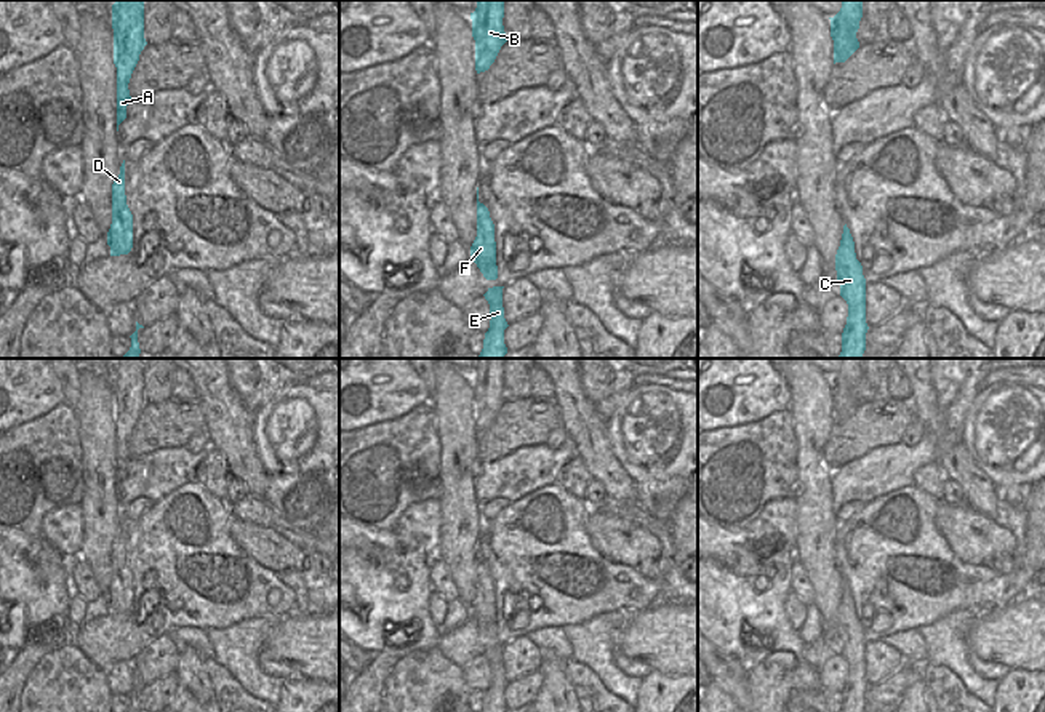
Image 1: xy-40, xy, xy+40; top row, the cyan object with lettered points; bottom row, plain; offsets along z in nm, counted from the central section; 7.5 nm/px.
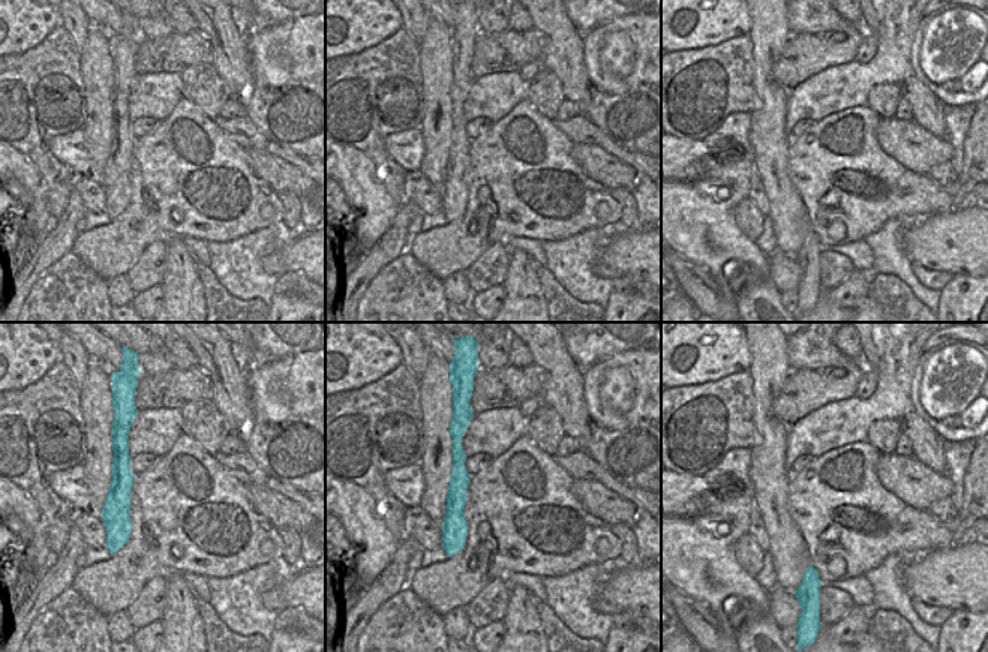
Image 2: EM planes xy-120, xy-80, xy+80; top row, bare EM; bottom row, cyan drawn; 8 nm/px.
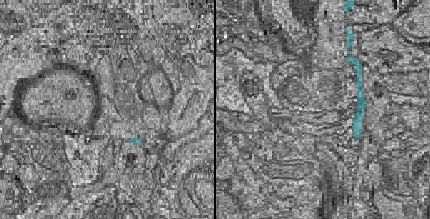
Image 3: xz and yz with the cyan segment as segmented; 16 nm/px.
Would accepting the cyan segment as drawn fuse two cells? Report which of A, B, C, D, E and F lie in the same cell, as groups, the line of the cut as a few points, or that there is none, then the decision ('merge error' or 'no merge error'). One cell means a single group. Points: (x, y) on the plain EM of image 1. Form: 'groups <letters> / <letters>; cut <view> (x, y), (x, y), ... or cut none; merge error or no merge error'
groups A B C D E F; cut none; no merge error

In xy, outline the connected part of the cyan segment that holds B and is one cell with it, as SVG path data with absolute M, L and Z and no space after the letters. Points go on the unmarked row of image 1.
M477 358L477 366L470 371L477 432L490 427L501 405L507 400L502 376L504 358Z

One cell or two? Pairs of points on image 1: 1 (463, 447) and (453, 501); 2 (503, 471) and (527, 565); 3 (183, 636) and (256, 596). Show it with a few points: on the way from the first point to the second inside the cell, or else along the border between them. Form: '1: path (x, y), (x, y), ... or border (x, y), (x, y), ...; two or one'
1: path (461, 460), (458, 488); one
2: border (546, 487), (538, 487), (511, 503); two
3: border (205, 629), (173, 628), (168, 632); two

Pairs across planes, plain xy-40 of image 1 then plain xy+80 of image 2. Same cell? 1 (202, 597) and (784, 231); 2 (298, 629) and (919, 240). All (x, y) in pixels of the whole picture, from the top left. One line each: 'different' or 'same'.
1: different
2: same

